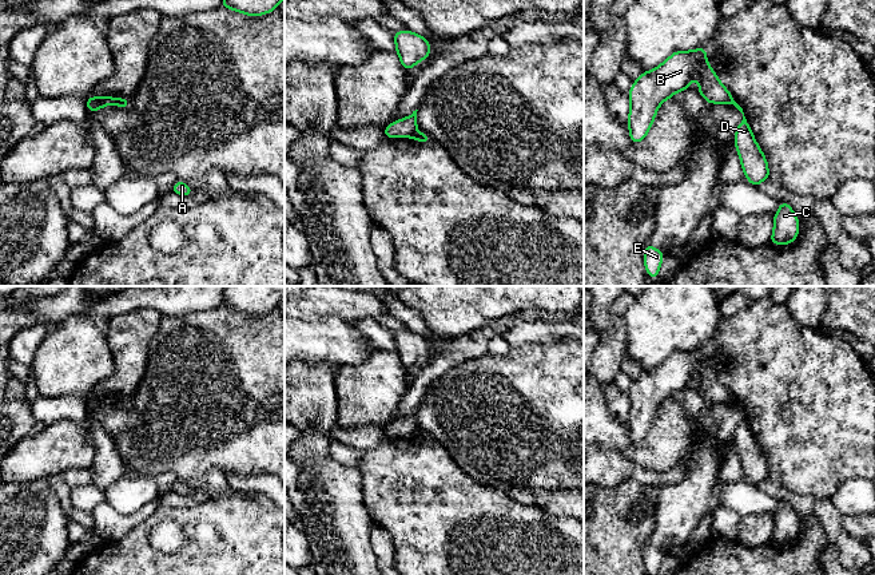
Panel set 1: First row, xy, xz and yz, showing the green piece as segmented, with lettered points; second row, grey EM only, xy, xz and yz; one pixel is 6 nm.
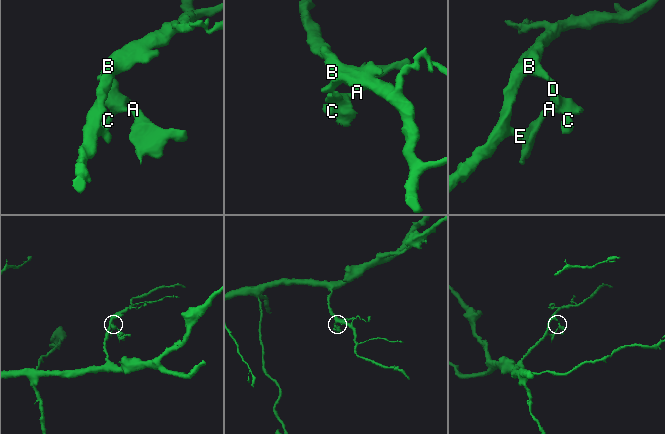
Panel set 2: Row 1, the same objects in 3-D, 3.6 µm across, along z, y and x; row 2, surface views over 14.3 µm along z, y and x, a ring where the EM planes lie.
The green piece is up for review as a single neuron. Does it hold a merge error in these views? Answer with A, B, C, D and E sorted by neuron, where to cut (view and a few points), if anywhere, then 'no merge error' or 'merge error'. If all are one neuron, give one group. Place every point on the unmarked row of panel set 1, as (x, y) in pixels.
A C D / B E | xz (417, 432), (412, 436) | merge error

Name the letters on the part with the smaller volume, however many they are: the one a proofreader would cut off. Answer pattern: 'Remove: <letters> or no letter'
Remove: A, C, D

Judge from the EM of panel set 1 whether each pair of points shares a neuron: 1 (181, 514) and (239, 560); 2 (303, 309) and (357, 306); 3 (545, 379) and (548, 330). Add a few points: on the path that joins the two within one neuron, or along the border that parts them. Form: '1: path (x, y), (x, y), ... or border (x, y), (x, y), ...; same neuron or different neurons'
1: path (195, 522), (201, 523), (225, 546); same neuron
2: path (317, 306), (343, 306); same neuron
3: border (569, 337), (555, 342), (527, 342), (516, 347); different neurons

